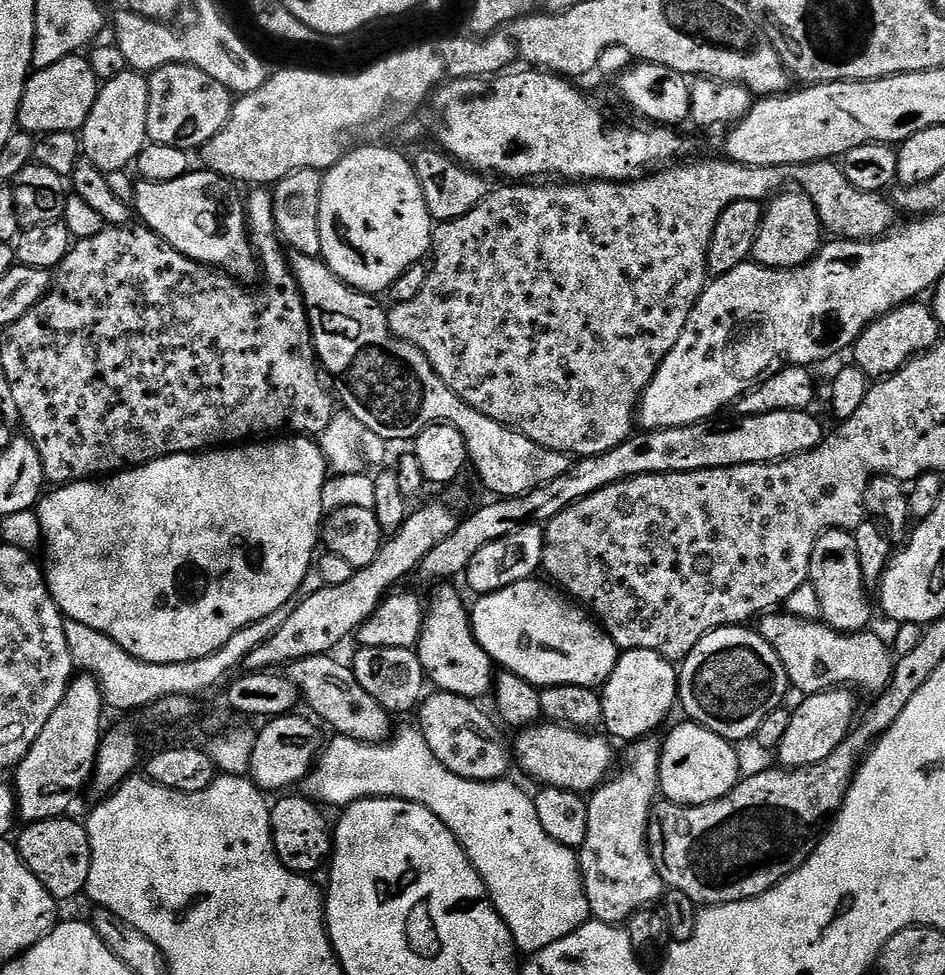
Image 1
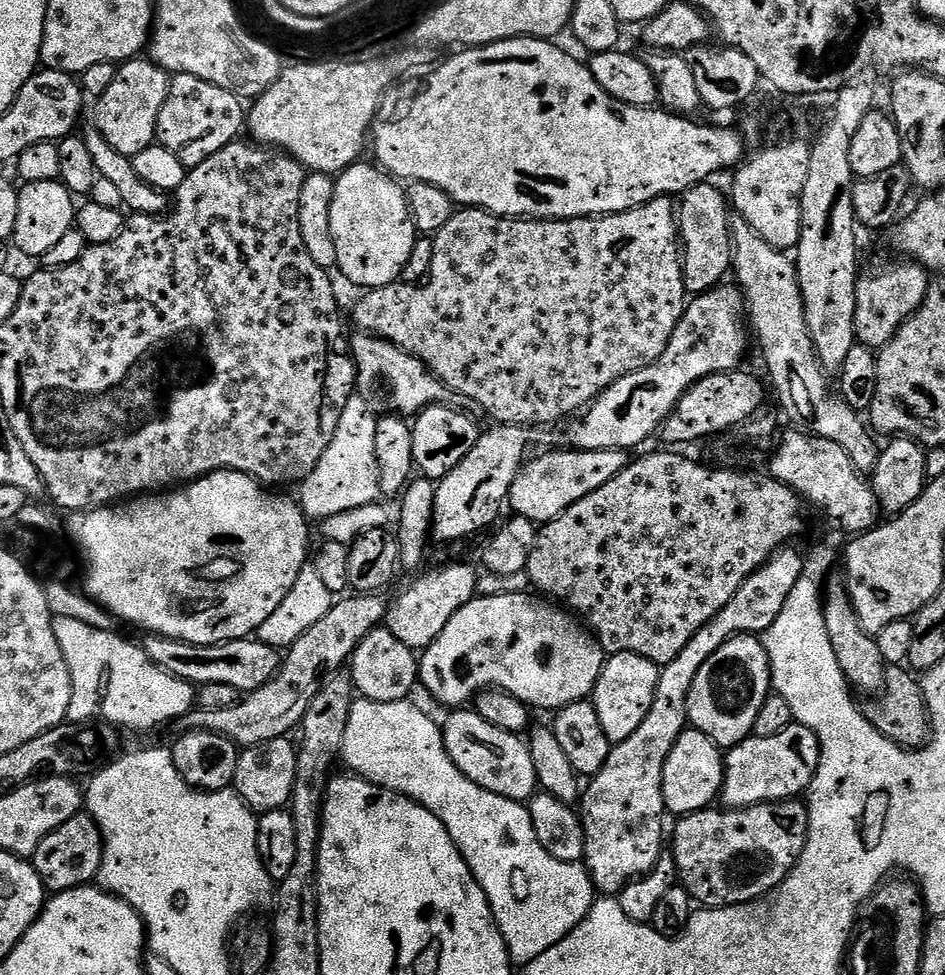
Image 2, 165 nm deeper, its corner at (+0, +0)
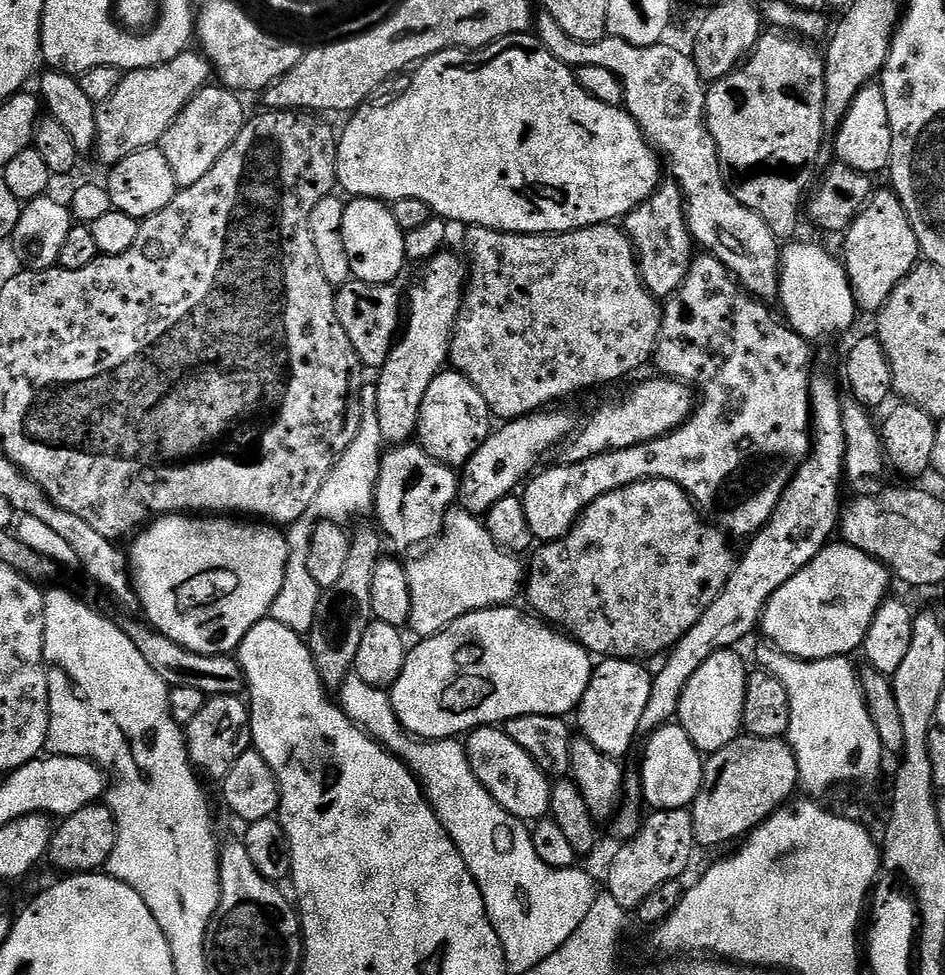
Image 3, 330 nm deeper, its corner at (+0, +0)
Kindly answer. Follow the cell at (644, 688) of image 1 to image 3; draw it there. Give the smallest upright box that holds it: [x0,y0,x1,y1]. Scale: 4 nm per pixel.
[578,658,652,758]

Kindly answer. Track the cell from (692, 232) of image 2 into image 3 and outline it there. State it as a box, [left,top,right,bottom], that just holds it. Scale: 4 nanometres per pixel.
[622,182,694,298]

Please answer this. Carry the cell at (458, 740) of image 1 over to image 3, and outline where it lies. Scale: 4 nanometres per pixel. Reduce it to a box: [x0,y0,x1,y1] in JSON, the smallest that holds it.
[466,727,552,822]

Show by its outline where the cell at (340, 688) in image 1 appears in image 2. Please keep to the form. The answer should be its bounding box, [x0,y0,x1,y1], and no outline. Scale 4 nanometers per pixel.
[142,634,281,694]

